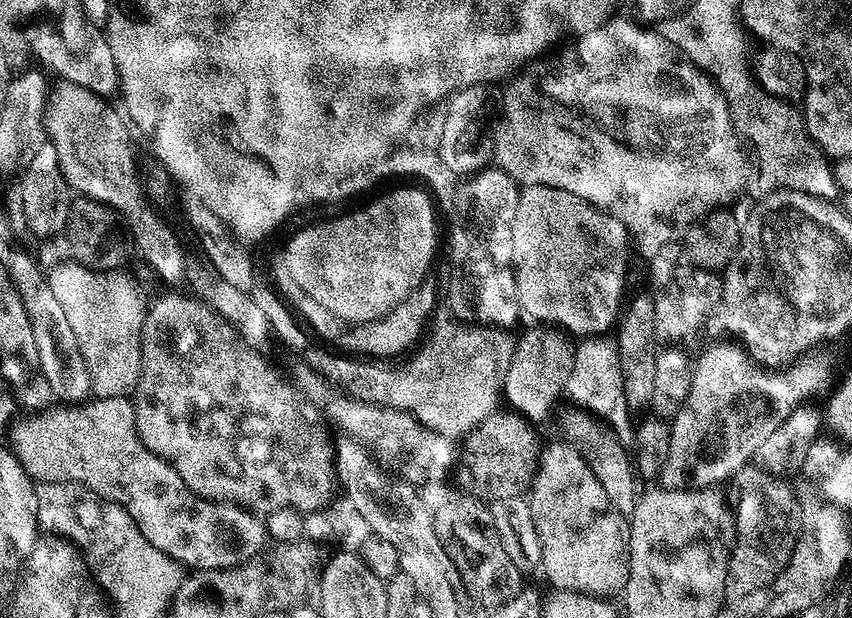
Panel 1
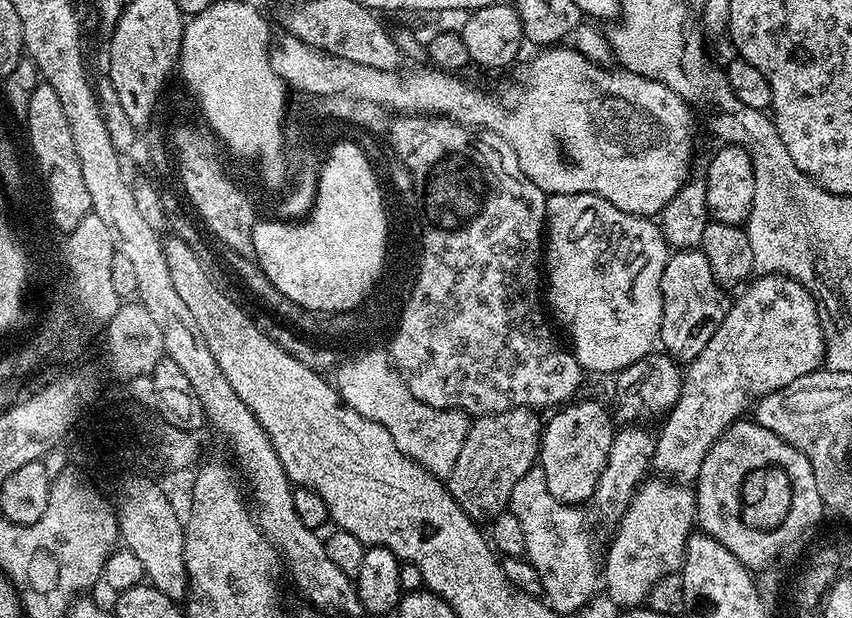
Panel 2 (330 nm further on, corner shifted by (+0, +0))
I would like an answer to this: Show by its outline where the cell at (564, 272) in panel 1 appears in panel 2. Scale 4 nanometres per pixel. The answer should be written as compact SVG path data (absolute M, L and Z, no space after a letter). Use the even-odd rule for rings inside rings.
M579 192L578 194L558 194L549 195L546 200L546 300L556 311L558 319L564 323L564 328L568 331L568 336L572 339L570 351L575 356L585 373L588 372L612 372L619 373L621 368L630 366L638 362L644 356L649 355L657 347L660 338L660 323L662 322L662 278L664 277L664 267L668 261L670 249L668 243L664 241L664 235L660 233L657 221L652 218L635 216L629 212L618 210L610 202L606 202L602 197L594 195L592 192Z

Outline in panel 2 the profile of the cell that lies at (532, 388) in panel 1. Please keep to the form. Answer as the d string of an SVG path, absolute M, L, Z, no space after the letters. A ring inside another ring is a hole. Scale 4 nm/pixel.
M512 408L508 412L475 417L469 423L466 442L462 442L458 462L454 462L454 470L446 477L446 483L448 492L470 519L488 522L505 511L518 478L537 463L542 420L536 416L539 415L531 408Z

